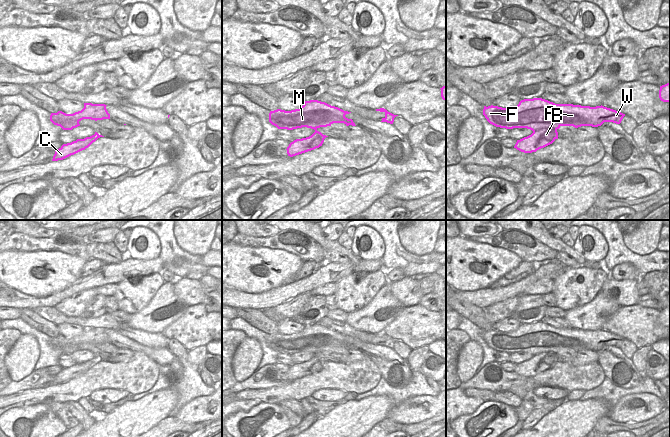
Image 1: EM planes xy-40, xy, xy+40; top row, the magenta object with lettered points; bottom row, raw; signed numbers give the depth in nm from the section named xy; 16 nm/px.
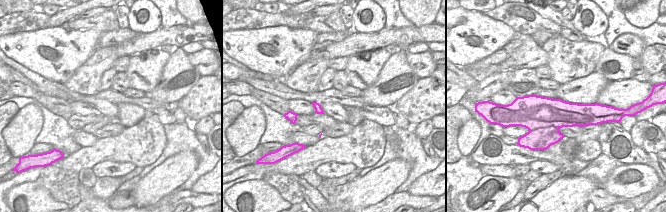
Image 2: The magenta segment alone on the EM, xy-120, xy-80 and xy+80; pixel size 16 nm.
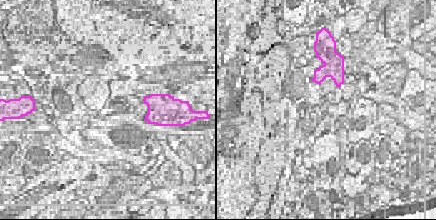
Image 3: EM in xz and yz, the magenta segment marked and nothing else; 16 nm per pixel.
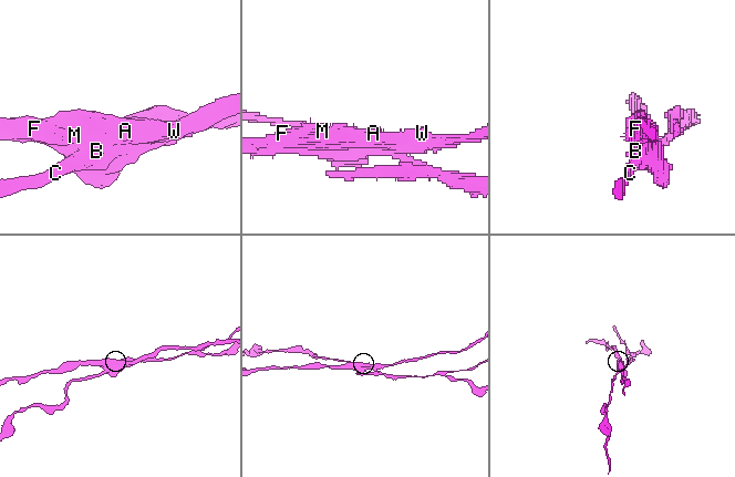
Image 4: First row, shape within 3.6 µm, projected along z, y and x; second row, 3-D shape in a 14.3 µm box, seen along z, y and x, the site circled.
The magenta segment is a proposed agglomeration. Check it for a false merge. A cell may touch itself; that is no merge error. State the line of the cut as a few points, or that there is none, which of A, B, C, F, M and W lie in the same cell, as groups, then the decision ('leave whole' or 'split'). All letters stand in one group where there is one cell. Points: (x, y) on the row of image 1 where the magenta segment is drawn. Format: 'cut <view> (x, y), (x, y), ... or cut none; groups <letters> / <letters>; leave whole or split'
cut xy (296, 139), (307, 140), (309, 147), (312, 149); groups A B F M W / C; split

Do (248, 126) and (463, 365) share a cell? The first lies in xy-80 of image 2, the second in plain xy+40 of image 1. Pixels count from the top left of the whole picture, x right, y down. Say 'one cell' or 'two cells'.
one cell

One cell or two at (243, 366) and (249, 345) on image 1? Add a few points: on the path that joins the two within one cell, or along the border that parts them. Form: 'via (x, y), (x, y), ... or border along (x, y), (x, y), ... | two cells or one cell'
via (245, 361), (249, 350) | one cell

